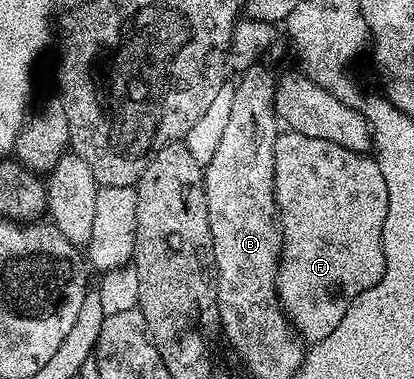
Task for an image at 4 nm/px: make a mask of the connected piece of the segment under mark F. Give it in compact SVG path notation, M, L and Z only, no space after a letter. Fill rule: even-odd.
M291 131L281 132L274 143L274 177L276 179L276 211L280 215L280 234L284 236L284 245L280 248L280 267L276 276L276 293L280 296L280 306L292 323L292 328L305 342L315 343L326 339L338 323L342 323L342 315L350 311L350 307L370 287L374 287L382 279L386 259L382 247L382 227L386 223L388 211L388 191L386 179L382 179L380 165L375 156L368 153L355 153L346 147L338 147L338 143L330 143L326 139L310 139L310 135L302 135Z

